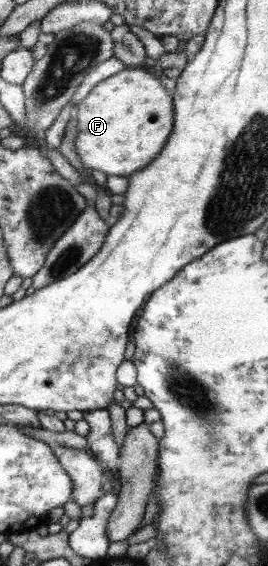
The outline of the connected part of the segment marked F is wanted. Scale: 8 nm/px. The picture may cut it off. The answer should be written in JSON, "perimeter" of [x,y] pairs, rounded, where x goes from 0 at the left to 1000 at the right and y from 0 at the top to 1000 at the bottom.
{"perimeter":[[[466,120],[354,150],[317,175],[284,186],[280,207],[287,240],[276,260],[313,299],[328,304],[354,300],[392,309],[481,313],[504,302],[534,299],[556,284],[571,286],[586,272],[612,265],[642,237],[653,198],[638,186],[638,168],[590,138],[530,120]]]}

